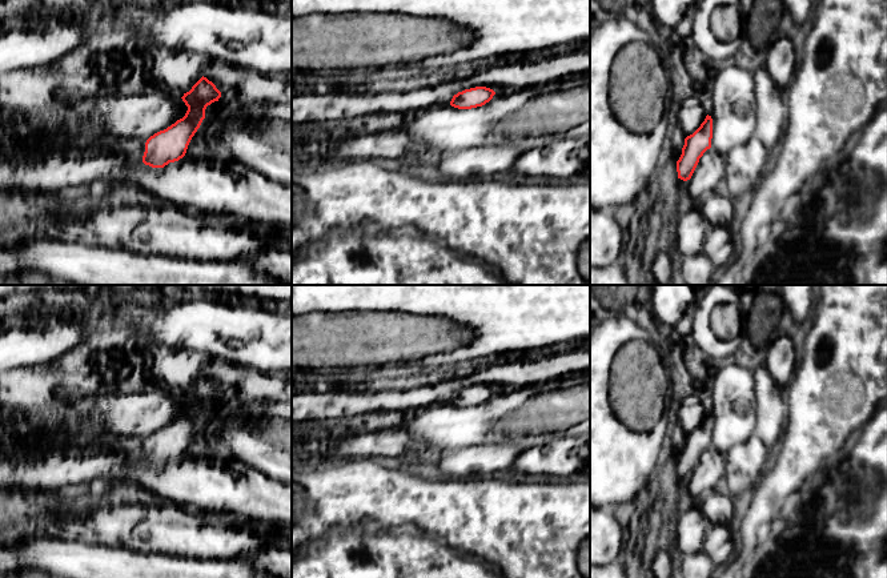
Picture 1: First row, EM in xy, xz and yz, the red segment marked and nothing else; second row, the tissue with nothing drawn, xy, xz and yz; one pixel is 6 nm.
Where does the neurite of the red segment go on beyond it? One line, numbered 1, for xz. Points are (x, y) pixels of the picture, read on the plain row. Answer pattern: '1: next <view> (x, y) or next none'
1: next none

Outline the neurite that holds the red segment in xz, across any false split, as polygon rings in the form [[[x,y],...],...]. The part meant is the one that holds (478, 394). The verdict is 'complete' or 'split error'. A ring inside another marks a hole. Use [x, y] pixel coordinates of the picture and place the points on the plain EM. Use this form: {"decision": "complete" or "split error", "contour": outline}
{"decision": "complete", "contour": [[[486,385],[465,388],[453,394],[450,404],[458,408],[471,408],[489,401],[495,390]]]}

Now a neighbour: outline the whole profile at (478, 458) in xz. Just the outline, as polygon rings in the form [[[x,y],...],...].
[[[513,441],[491,445],[473,445],[445,454],[438,462],[445,479],[458,479],[470,474],[493,473],[511,469],[514,459],[523,451]]]

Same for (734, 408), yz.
[[[733,358],[714,366],[713,400],[713,437],[711,446],[726,454],[733,446],[746,442],[752,434],[756,421],[756,401],[752,364]]]

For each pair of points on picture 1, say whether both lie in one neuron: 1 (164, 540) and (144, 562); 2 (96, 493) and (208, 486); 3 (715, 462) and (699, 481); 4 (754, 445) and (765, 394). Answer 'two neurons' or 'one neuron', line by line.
1: two neurons
2: two neurons
3: one neuron
4: two neurons

